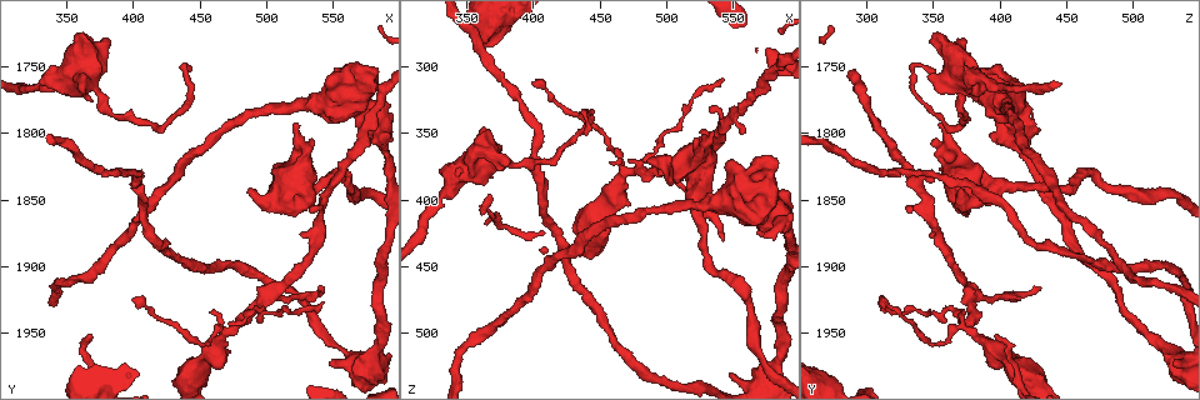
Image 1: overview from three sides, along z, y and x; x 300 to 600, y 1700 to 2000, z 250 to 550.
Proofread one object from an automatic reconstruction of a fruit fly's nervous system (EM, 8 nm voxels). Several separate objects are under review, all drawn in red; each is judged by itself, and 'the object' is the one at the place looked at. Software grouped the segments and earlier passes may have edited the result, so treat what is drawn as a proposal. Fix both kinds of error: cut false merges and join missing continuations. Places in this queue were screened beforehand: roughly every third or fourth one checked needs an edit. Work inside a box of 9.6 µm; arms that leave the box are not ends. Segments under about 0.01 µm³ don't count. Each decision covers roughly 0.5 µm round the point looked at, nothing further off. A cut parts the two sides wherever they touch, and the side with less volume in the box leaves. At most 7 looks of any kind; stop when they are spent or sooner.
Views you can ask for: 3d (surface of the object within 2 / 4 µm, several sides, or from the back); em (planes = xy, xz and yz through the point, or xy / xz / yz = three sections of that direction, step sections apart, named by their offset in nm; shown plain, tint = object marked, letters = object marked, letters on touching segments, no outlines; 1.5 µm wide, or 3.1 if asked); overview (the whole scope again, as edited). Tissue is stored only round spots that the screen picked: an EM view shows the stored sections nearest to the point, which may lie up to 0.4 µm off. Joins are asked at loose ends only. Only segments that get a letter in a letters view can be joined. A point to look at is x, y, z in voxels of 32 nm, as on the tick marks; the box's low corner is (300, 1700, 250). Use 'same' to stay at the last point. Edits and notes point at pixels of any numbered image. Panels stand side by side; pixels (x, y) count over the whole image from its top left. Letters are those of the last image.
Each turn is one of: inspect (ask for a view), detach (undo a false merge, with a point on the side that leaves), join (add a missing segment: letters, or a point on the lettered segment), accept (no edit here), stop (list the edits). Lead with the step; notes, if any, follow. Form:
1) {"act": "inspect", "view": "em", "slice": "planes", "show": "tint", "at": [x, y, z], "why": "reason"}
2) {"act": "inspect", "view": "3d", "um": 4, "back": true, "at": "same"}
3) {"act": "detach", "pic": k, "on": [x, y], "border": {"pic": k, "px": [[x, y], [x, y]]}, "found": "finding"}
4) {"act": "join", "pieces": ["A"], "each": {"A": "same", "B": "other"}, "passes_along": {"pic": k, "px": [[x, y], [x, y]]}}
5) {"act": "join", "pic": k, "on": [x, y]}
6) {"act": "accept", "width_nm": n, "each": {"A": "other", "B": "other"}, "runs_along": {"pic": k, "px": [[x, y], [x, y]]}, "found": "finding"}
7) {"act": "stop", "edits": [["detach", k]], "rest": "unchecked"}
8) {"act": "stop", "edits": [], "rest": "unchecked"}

{"act": "inspect", "view": "3d", "um": 4, "at": [570, 1748, 370], "why": "branch stops here"}

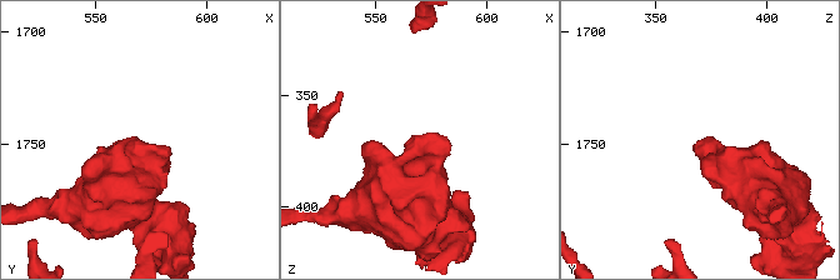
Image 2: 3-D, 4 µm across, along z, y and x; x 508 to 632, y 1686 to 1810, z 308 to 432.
{"act": "inspect", "view": "em", "slice": "planes", "show": "plain", "at": [572, 1749, 369], "why": "now the EM"}

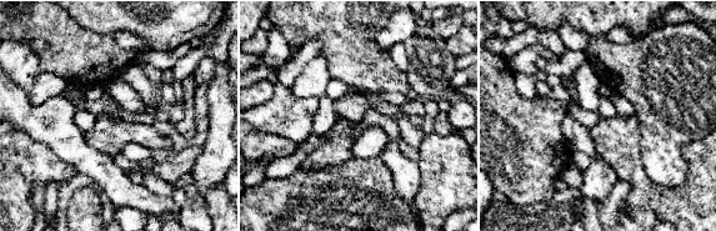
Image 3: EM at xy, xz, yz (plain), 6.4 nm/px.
{"act": "inspect", "view": "em", "slice": "planes", "show": "letters", "at": "same"}

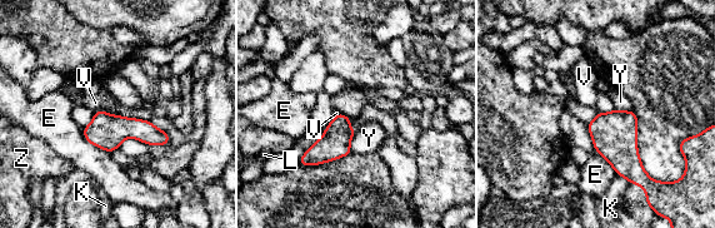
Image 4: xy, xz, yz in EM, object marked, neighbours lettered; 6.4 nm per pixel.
{"act": "accept", "width_nm": 180, "each": {"E": "other", "K": "other", "L": "other", "V": "other", "Y": "other", "Z": "other"}, "found": "no lettered segment goes on from it"}

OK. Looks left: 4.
{"act": "inspect", "view": "em", "slice": "yz", "step": 8, "show": "tint", "at": [534, 1808, 348], "why": "free end"}

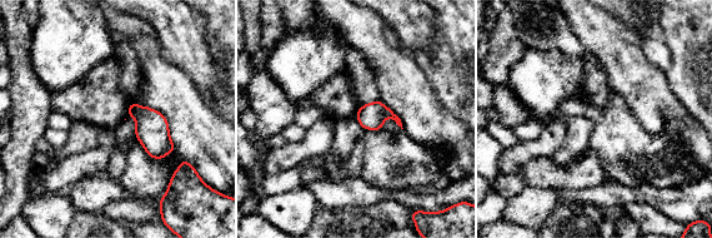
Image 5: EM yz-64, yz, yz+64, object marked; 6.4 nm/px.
{"act": "inspect", "view": "em", "slice": "yz", "step": 8, "show": "letters", "at": "same"}

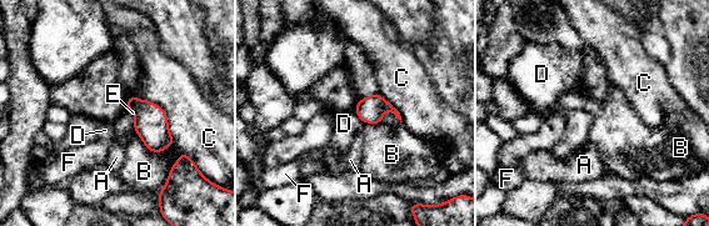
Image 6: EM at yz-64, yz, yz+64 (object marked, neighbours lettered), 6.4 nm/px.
{"act": "accept", "each": {"A": "other", "B": "other", "C": "other", "D": "other", "E": "other", "F": "other"}, "border": {"pic": 6, "px": [[354, 110], [362, 121]]}, "found": "none of them fits"}

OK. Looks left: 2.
{"act": "stop", "edits": [], "rest": "unchecked"}

